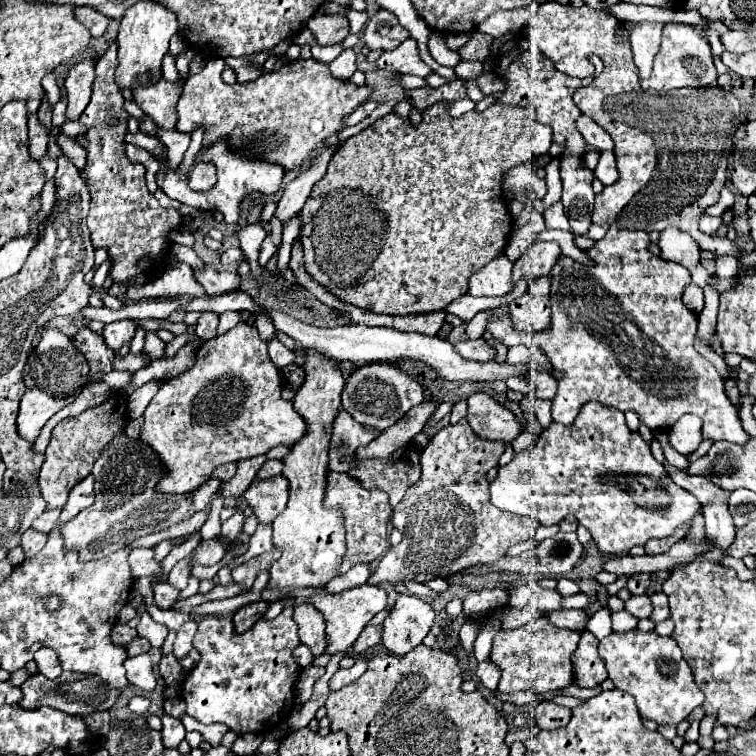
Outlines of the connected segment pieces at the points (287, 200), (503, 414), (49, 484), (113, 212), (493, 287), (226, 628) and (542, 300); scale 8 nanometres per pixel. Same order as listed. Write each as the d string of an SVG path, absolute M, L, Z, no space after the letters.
M338 146L322 150L322 154L310 164L310 168L306 172L302 172L298 178L294 178L292 182L286 184L284 194L278 200L278 206L276 206L276 212L274 212L274 216L282 222L282 226L288 220L292 220L304 208L304 204L306 204L306 200L308 200L308 196L312 192L312 186L326 174L328 160L330 160L330 156L334 154L336 148Z
M476 392L468 396L468 414L466 420L472 426L474 434L488 440L512 442L520 434L520 424L514 414L494 402L488 394Z
M114 392L102 404L92 406L78 416L64 418L52 430L52 440L44 452L46 458L40 468L40 478L38 478L42 498L46 500L46 510L62 508L66 504L70 490L92 472L94 460L102 454L104 446L126 428L126 424L128 424L126 396L120 392Z
M116 42L106 50L106 54L96 62L96 82L92 84L92 98L86 110L80 116L80 124L86 128L84 132L84 150L86 150L86 166L80 168L80 178L88 182L90 190L90 212L88 212L88 228L92 234L92 246L106 248L112 268L108 276L114 284L128 286L134 276L150 276L160 274L162 262L154 266L142 268L140 260L150 258L166 258L172 250L174 242L170 240L170 232L184 224L184 216L180 210L162 208L154 194L146 188L146 168L142 164L134 164L126 158L124 152L124 136L128 132L130 114L124 108L124 96L114 82L116 70Z
M498 254L476 274L470 276L472 296L504 296L512 290L512 262L506 254Z
M286 606L274 620L260 620L244 634L236 634L232 628L232 618L204 616L198 622L198 632L194 636L194 648L200 652L200 662L192 674L182 684L182 700L186 702L186 714L202 724L222 722L236 734L246 732L270 732L274 730L294 708L292 688L298 680L298 664L292 650L298 644L298 626L292 618L294 608Z
M550 276L534 280L528 290L510 302L512 326L520 332L540 332L550 326Z

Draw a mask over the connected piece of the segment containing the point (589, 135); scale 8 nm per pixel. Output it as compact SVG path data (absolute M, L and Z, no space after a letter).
M580 116L576 120L576 126L578 126L580 134L584 136L584 140L588 142L588 146L592 146L594 150L602 152L602 150L612 150L614 148L614 142L612 142L610 134L602 126L598 126L592 118Z

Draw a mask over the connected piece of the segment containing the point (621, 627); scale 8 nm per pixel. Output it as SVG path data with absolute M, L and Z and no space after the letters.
M626 610L620 612L612 612L612 630L614 632L628 632L632 628L636 628L636 618L632 618Z

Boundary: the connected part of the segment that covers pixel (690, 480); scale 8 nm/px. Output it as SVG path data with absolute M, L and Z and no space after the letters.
M664 462L664 466L666 466L668 474L672 476L672 480L674 480L678 486L682 486L684 490L692 492L692 494L698 498L700 504L706 504L708 500L718 498L718 496L720 496L720 498L726 498L726 496L728 496L726 490L722 490L722 488L718 488L716 484L708 482L704 476L688 476L686 470L678 470L678 468L670 466L668 462Z

